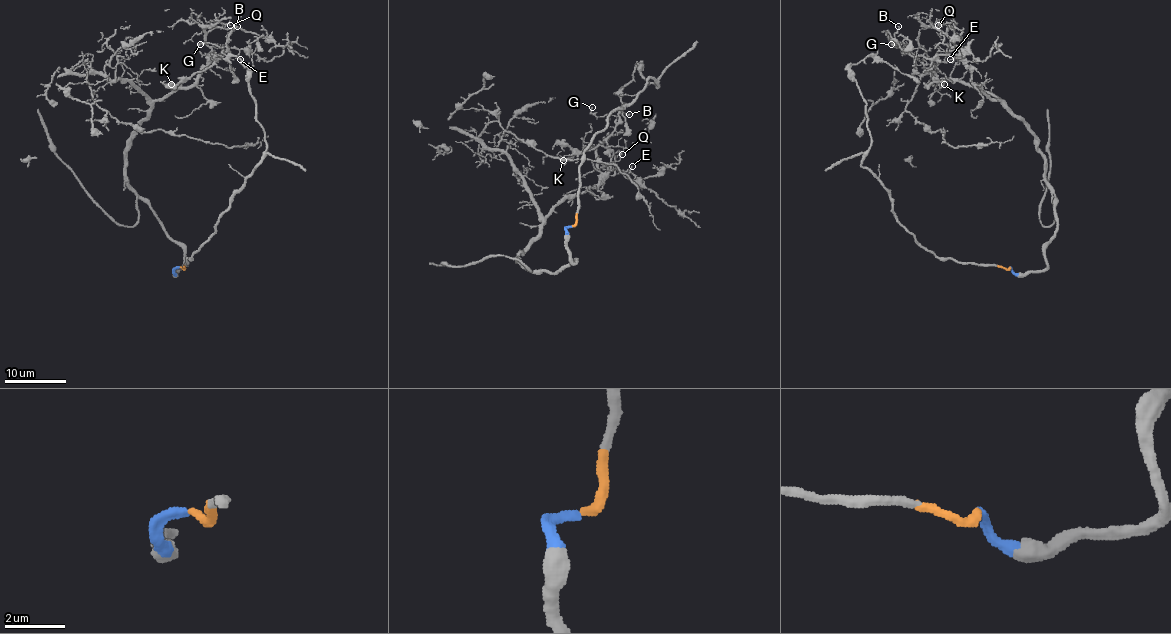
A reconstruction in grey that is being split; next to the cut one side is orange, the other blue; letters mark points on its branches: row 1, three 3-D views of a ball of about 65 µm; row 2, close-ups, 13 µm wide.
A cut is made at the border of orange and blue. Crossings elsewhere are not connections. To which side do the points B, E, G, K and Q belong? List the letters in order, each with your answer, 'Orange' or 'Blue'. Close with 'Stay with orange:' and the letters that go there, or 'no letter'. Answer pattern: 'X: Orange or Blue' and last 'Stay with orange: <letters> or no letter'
B: Blue
E: Blue
G: Blue
K: Blue
Q: Blue
Stay with orange: no letter

